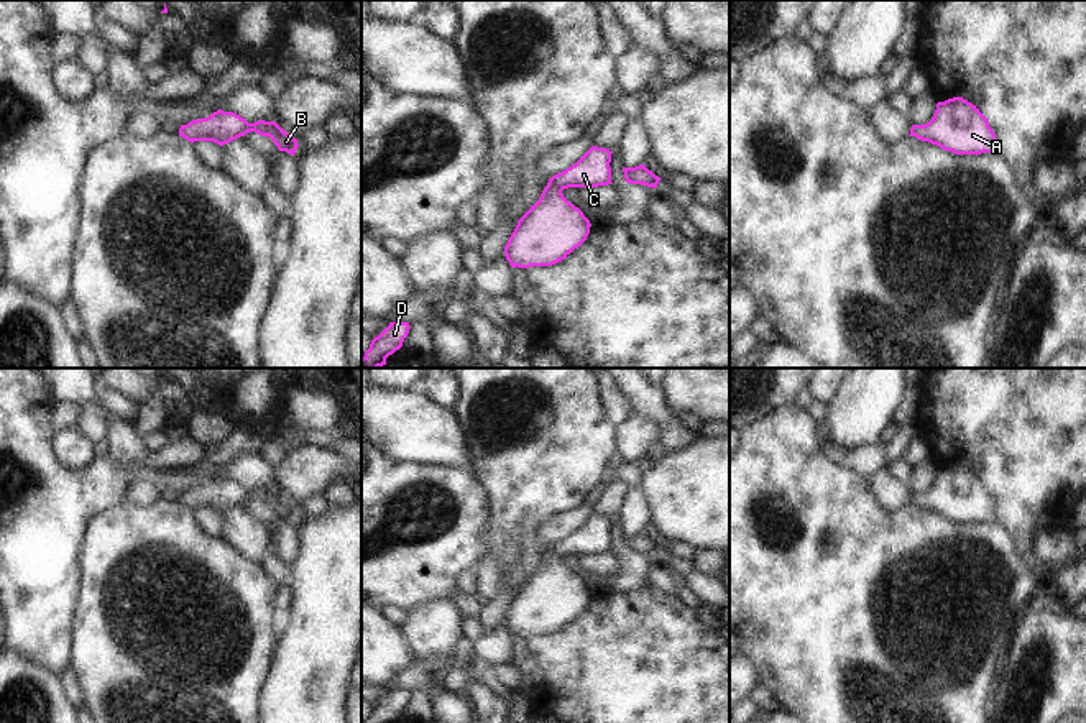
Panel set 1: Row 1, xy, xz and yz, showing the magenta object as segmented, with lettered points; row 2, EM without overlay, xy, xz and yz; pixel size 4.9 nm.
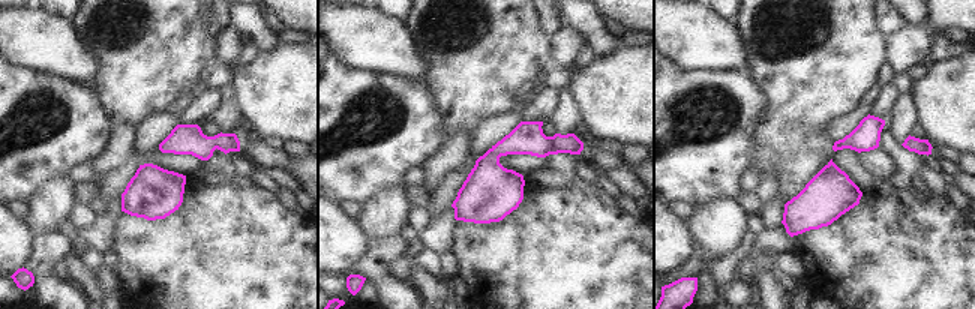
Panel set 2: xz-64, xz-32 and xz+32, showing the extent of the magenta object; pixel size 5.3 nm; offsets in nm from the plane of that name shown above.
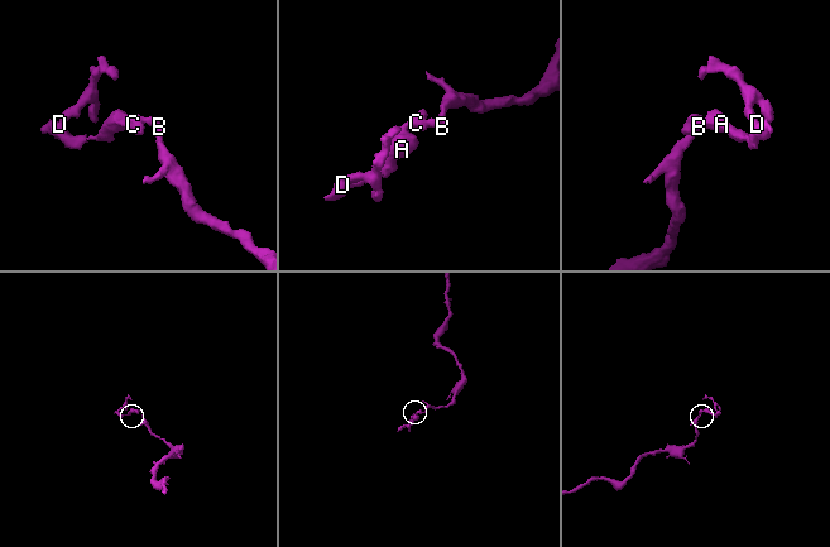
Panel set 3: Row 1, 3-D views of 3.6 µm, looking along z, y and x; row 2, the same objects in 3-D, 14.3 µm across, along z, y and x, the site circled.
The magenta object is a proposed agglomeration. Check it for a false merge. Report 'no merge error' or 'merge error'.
no merge error

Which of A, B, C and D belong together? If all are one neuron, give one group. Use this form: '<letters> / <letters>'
A B C D

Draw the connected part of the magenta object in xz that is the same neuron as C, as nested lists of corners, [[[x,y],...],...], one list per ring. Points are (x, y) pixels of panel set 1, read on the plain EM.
[[[591,514],[575,532],[549,547],[539,569],[518,588],[504,615],[511,636],[552,634],[587,608],[591,592],[562,559],[613,552],[611,521]]]

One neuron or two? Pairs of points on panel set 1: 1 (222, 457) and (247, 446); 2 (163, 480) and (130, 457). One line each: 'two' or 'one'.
1: one
2: one

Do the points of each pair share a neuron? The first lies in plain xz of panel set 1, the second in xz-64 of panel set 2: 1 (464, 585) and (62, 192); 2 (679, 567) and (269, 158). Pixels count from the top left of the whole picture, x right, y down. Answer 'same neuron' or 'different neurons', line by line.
1: different neurons
2: same neuron

